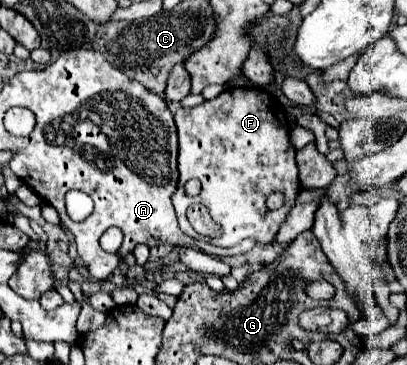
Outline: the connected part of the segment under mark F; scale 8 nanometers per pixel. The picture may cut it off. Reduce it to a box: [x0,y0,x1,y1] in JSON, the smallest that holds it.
[171,87,301,243]

